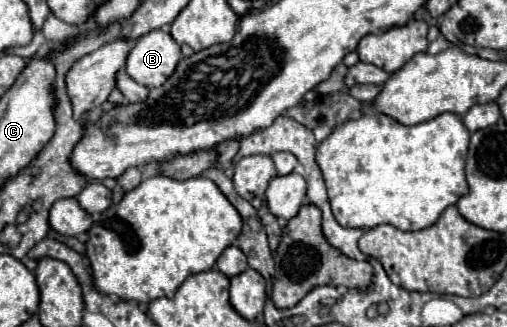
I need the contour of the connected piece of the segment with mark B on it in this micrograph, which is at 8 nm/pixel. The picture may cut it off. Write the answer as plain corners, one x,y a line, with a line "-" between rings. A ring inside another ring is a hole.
154,29
142,35
130,49
126,59
128,75
146,87
158,87
174,73
178,61
182,59
180,45
170,33

